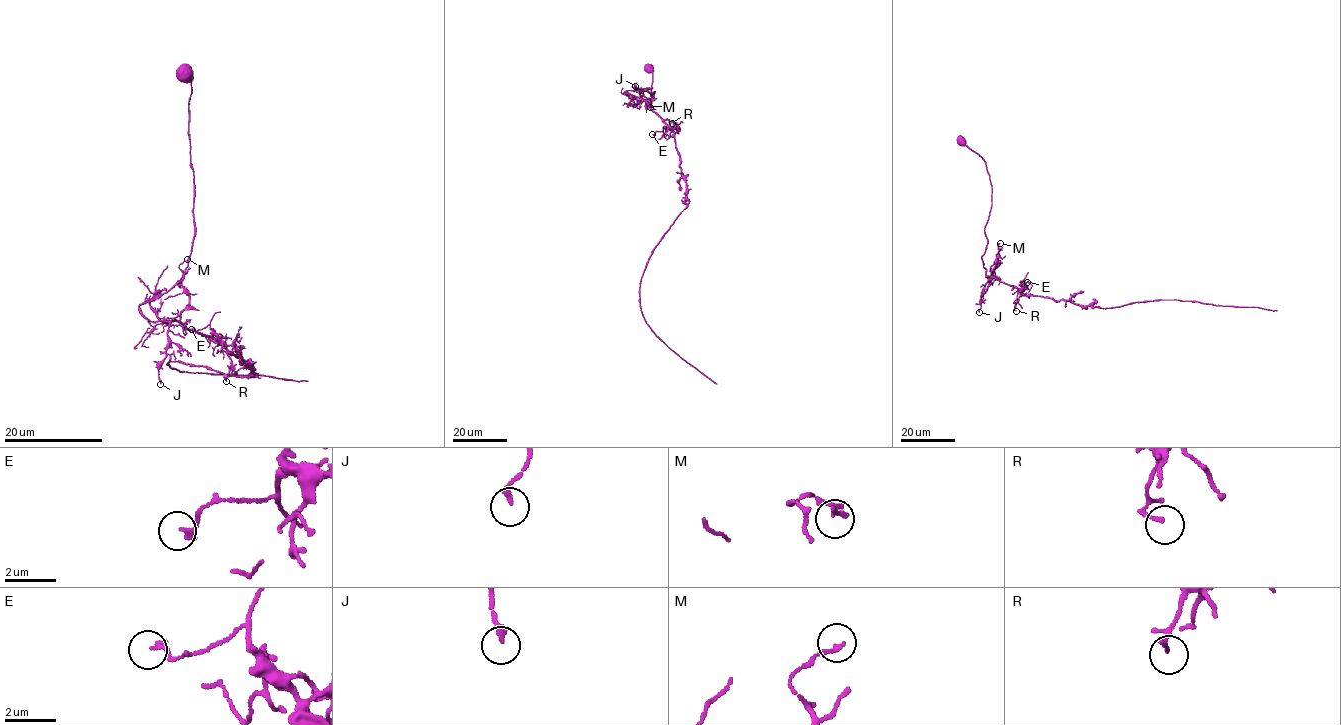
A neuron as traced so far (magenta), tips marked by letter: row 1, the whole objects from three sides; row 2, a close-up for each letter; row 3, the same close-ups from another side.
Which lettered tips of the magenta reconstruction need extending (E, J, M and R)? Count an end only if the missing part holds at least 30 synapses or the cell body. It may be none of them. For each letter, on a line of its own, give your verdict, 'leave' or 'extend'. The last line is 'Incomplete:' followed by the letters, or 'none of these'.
E: leave
J: leave
M: leave
R: leave
Incomplete: none of these

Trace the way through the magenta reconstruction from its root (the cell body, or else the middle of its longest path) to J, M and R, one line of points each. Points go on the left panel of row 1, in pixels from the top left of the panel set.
J: (187, 74), (194, 238), (183, 277), (139, 305), (152, 321), (169, 324), (165, 358), (158, 370), (160, 384)
M: (187, 74), (194, 238), (183, 277), (139, 305), (152, 321), (180, 319), (188, 292), (179, 265), (187, 259)
R: (187, 74), (194, 238), (183, 277), (139, 310), (152, 321), (179, 321), (214, 337), (231, 361), (226, 381)

